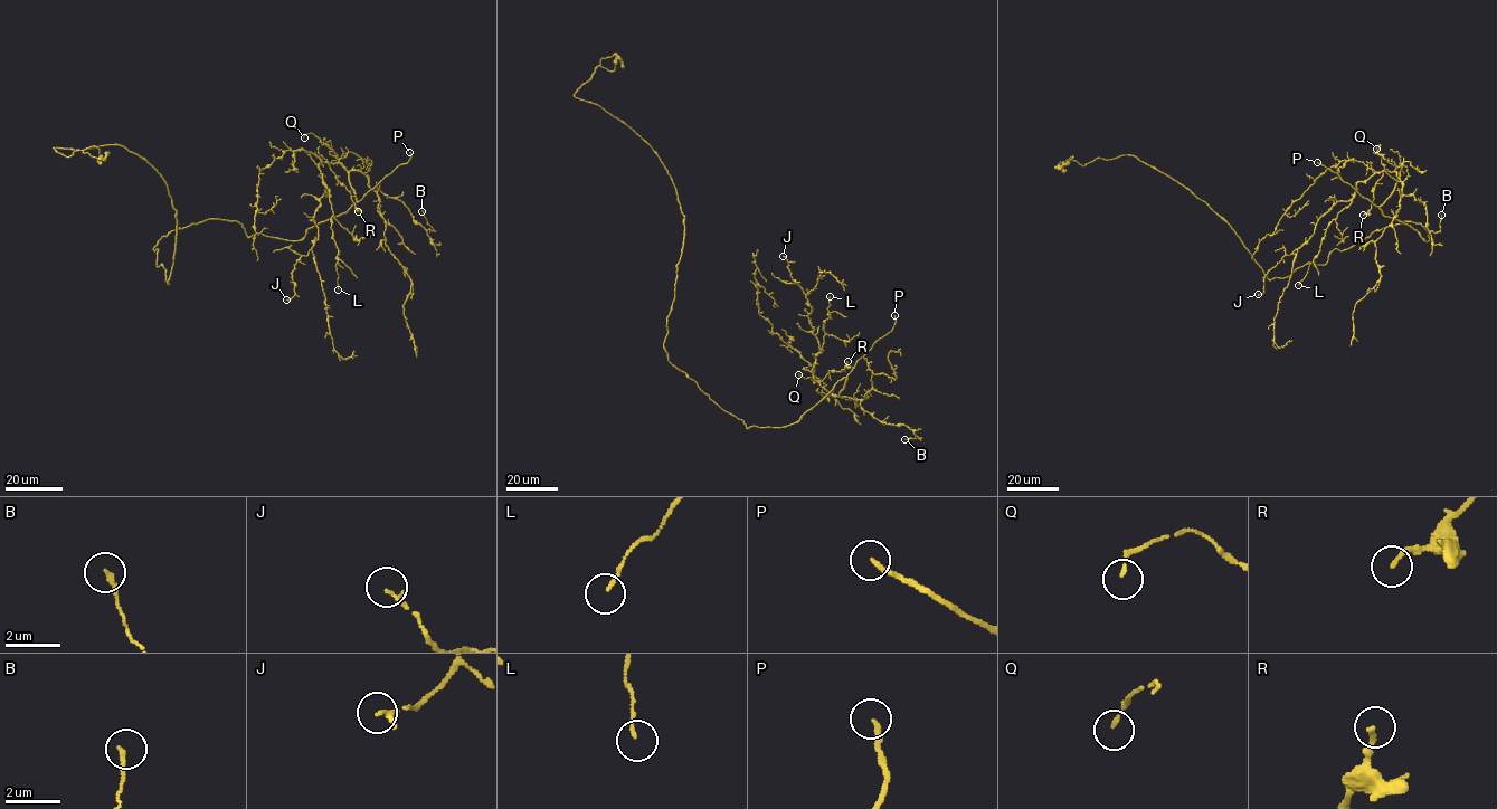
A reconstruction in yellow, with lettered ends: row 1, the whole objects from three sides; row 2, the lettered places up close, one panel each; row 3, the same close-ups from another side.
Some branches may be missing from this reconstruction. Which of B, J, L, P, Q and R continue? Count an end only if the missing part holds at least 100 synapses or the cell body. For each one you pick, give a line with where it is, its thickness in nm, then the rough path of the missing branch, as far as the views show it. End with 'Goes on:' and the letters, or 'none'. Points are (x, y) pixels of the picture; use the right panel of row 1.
P: Place: (1317, 162). Thickness 200 nm
Goes on: P

